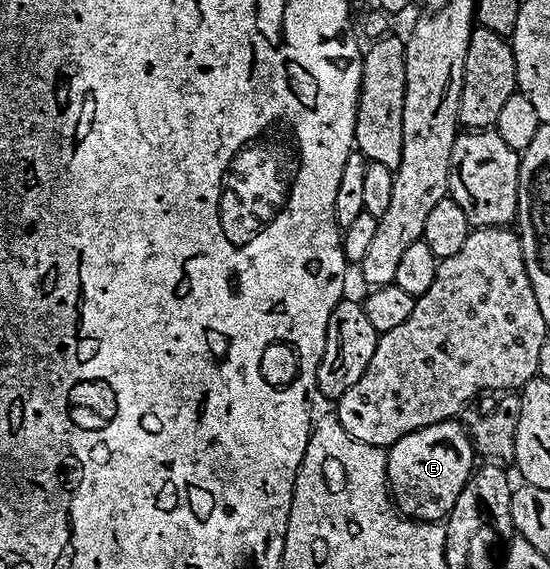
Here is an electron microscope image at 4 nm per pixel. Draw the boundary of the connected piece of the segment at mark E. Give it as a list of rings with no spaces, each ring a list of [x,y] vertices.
[[[457,418],[445,419],[416,429],[400,437],[386,451],[386,485],[398,514],[419,521],[442,521],[450,514],[452,505],[456,505],[460,489],[464,489],[476,466],[476,452],[474,444],[470,442],[470,432],[458,422]]]

